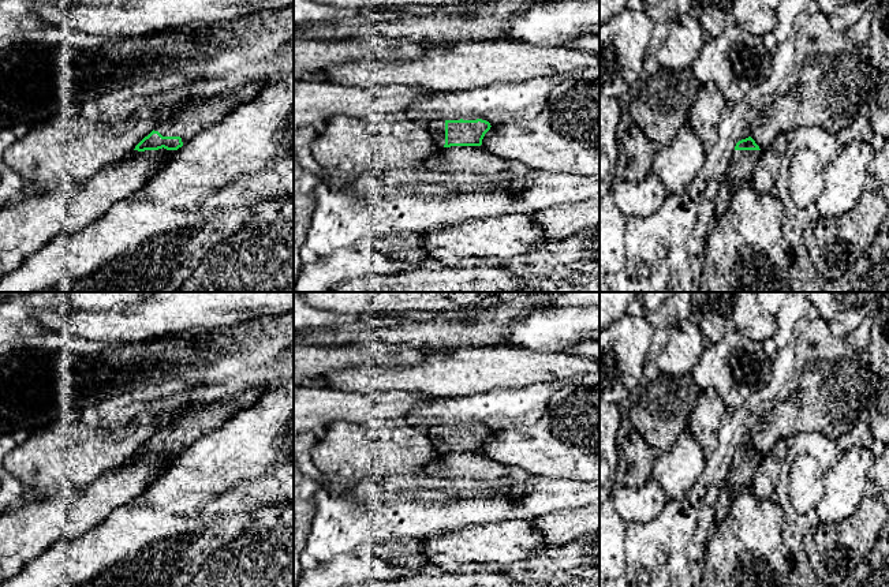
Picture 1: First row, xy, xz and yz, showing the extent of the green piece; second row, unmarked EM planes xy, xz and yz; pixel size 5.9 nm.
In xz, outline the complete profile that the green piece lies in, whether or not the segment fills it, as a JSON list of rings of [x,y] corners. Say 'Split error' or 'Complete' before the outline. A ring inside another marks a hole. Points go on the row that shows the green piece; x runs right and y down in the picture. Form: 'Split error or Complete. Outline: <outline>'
Split error. Outline: [[[438,120],[426,124],[426,130],[438,147],[481,146],[490,123],[477,120]]]

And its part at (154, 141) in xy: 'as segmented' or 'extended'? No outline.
extended

